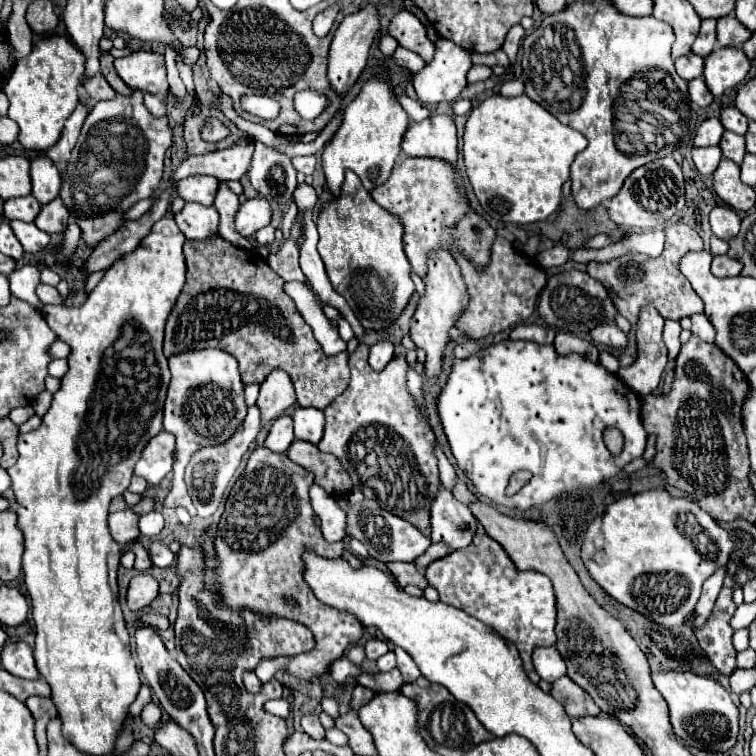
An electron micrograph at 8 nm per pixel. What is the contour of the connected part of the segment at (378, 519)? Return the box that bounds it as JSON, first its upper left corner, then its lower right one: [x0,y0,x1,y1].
[348,500,432,562]

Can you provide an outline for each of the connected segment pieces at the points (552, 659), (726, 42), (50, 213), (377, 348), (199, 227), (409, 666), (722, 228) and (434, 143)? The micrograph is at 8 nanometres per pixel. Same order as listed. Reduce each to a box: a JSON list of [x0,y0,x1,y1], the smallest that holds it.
[[532,646,566,684],[718,14,752,46],[34,198,68,234],[370,340,394,370],[174,204,220,240],[394,648,420,682],[710,206,740,240],[402,116,456,168]]

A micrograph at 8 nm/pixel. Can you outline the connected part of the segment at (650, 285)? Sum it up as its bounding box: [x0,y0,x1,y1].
[588,224,704,324]

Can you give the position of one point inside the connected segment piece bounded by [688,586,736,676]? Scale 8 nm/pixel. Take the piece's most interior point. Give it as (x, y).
(715, 636)

